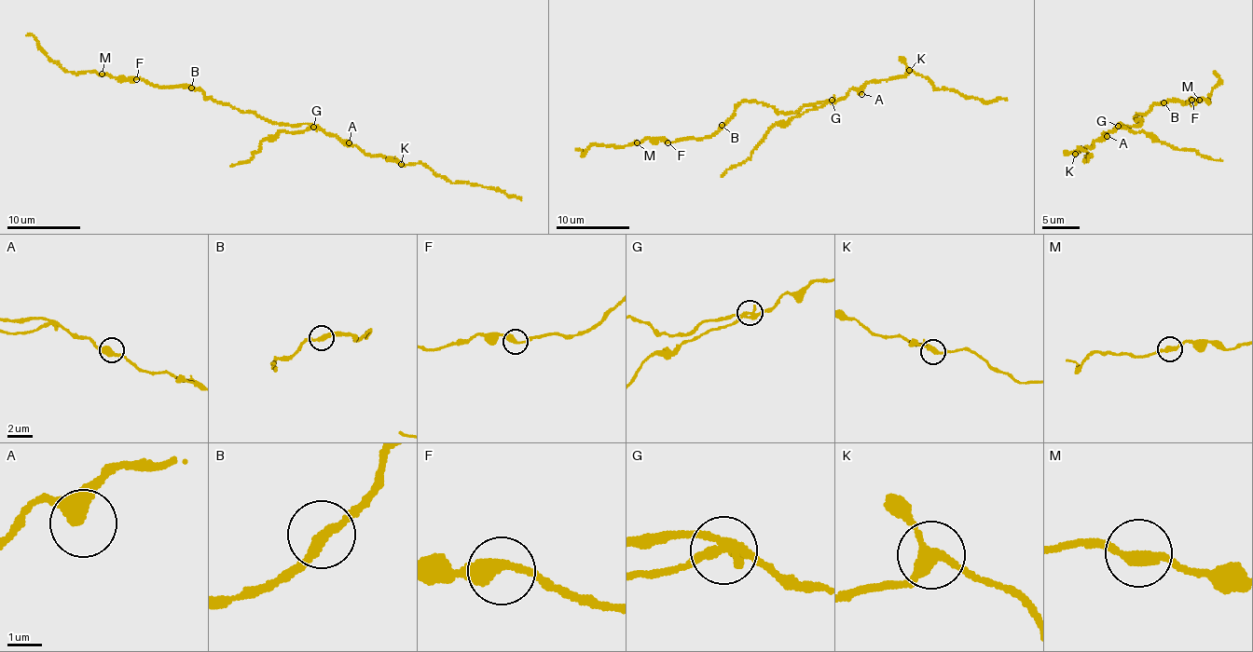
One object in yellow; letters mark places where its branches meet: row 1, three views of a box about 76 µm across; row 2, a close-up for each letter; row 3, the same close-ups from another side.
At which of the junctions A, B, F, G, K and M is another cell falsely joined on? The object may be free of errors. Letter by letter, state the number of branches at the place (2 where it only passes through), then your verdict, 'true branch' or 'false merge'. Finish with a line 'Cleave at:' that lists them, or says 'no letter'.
A: 2 | true branch
B: 2 | true branch
F: 2 | true branch
G: 3 | false merge
K: 3 | true branch
M: 2 | true branch
Cleave at: G

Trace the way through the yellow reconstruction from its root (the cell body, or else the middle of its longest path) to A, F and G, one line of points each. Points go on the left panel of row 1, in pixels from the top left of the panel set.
A: (268, 121), (285, 126), (318, 125), (326, 133), (349, 142)
F: (268, 121), (207, 99), (199, 89), (154, 87), (136, 79)
G: (268, 121), (285, 126), (309, 123), (314, 127)

